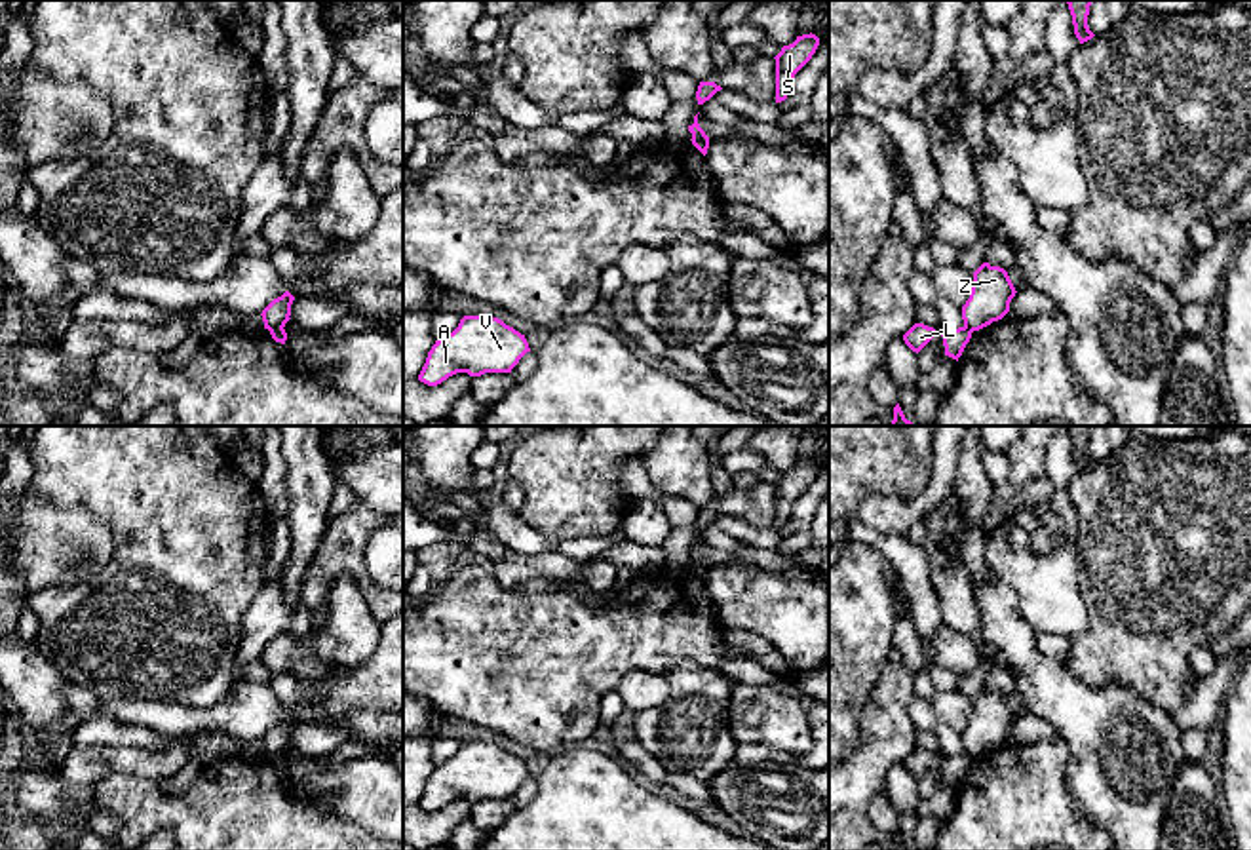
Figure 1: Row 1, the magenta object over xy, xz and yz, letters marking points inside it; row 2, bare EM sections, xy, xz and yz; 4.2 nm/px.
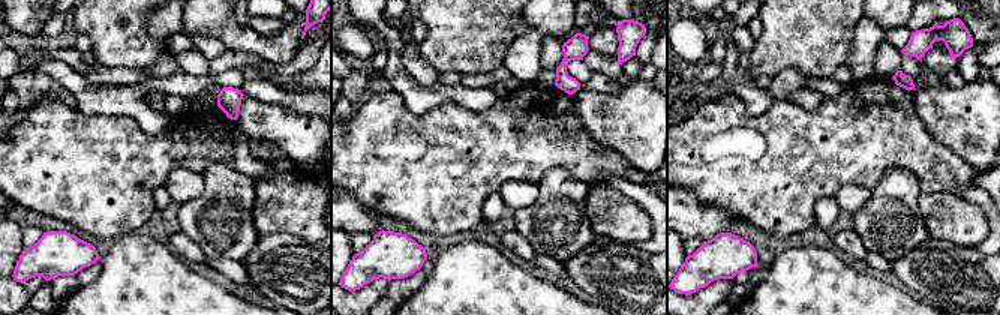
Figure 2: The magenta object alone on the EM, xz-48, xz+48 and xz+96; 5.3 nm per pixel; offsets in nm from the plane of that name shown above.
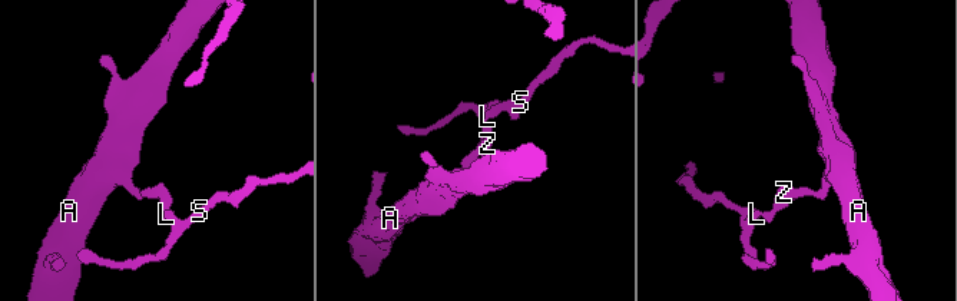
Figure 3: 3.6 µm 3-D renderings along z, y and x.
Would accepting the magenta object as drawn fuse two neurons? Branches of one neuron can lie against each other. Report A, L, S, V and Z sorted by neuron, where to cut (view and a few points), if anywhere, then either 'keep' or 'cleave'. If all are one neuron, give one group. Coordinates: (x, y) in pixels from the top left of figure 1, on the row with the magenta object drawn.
A V Z / L S; cut in yz along (964, 324), (972, 331); cleave

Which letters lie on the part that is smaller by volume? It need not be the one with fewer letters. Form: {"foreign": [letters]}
{"foreign": ["L", "S"]}

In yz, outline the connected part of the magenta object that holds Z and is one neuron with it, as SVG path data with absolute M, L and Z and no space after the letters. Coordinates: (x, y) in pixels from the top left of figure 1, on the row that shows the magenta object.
M983 262L973 272L972 293L962 306L964 325L973 333L1002 319L1010 312L1015 293L1004 268Z

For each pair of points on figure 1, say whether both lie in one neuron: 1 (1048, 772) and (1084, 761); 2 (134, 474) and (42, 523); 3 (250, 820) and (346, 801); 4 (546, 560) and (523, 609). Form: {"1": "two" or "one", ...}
{"1": "two", "2": "two", "3": "two", "4": "two"}

